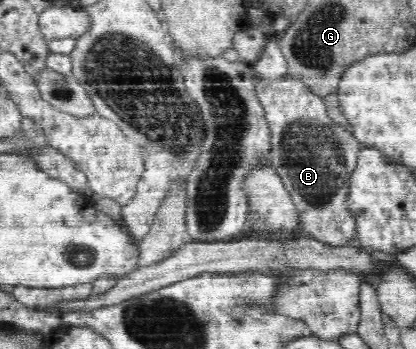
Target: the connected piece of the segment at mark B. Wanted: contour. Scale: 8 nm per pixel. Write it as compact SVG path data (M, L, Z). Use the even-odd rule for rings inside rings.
M254 71L253 80L270 126L271 168L290 194L305 235L333 246L350 244L356 222L350 208L349 179L366 146L350 129L330 117L325 99L316 95L301 77L268 79L262 72Z

